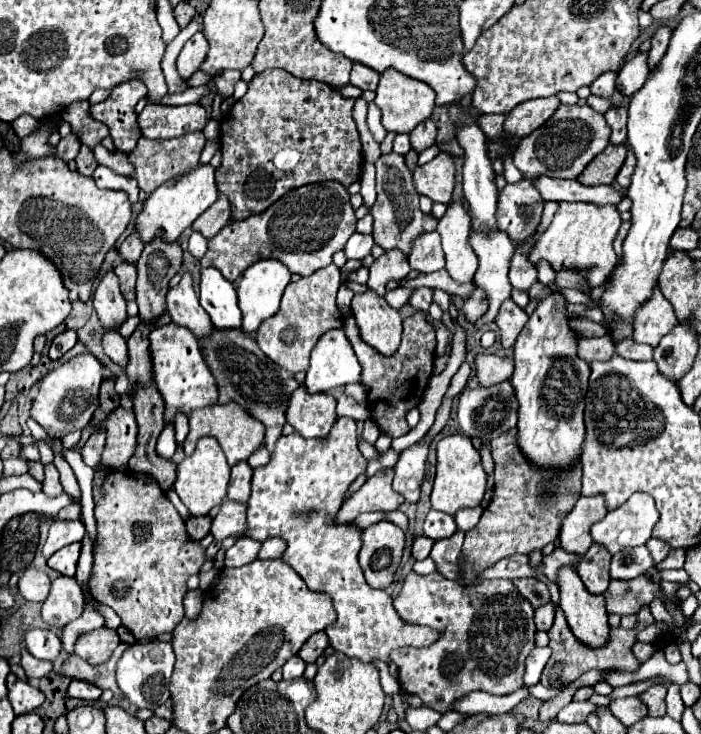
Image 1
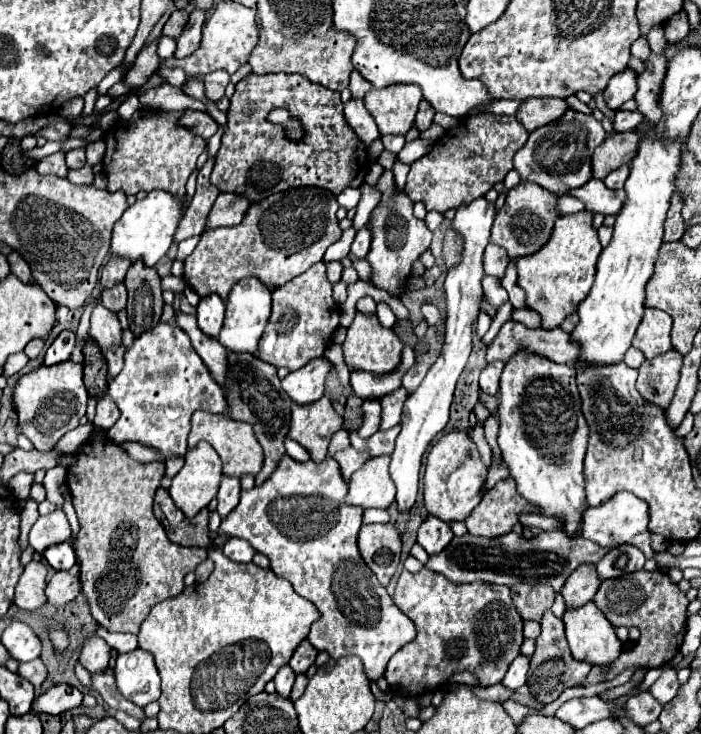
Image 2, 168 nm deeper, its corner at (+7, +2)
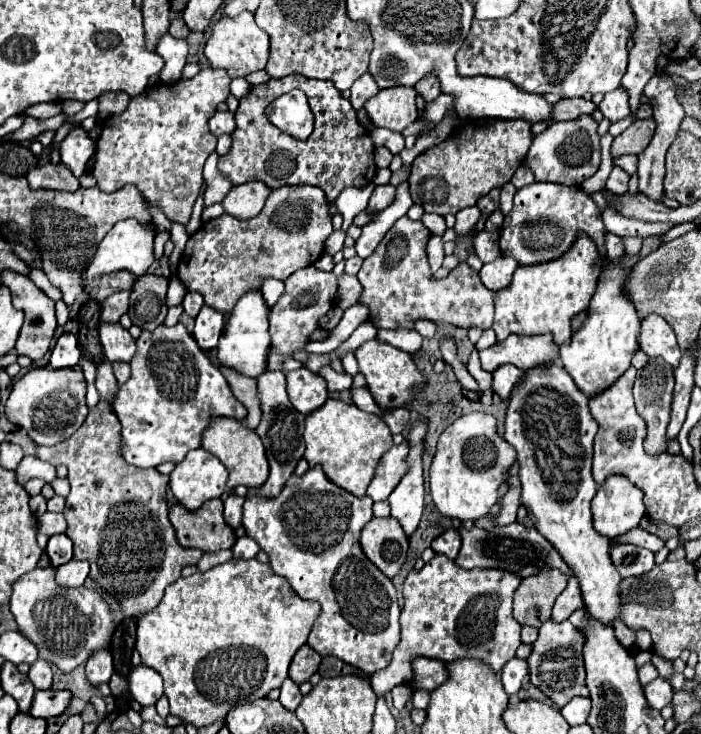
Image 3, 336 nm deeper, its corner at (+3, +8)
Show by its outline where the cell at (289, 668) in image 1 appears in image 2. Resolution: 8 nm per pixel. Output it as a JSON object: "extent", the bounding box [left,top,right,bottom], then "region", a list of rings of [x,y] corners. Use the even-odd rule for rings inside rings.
{"extent":[275,666,295,698],"region":[[[283,666],[277,676],[275,676],[275,688],[277,688],[277,694],[283,696],[283,698],[289,698],[291,696],[291,688],[293,688],[293,682],[295,682],[295,672],[289,668],[289,666]]]}

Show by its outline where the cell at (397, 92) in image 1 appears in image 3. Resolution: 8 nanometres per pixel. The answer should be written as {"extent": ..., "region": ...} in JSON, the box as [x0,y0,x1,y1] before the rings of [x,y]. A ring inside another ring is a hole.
{"extent":[365,86,419,132],"region":[[[393,86],[387,90],[379,90],[373,98],[369,98],[365,102],[365,110],[375,126],[389,128],[393,132],[403,132],[419,118],[415,98],[415,88]]]}

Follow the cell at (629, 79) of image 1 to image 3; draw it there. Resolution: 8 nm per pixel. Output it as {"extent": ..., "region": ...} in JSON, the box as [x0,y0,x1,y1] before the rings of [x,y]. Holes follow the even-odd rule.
{"extent":[599,86,631,122],"region":[[[621,86],[617,90],[611,90],[605,94],[603,102],[599,104],[599,110],[603,112],[605,118],[609,118],[611,122],[617,122],[625,116],[631,114],[629,110],[629,100],[627,100],[627,94],[625,90],[621,90]]]}

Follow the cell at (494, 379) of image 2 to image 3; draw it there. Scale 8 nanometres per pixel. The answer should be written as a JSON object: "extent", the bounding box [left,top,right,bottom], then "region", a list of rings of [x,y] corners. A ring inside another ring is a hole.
{"extent":[493,366,523,400],"region":[[[499,366],[493,372],[493,392],[497,392],[503,400],[509,398],[513,386],[523,378],[523,372],[517,366]]]}

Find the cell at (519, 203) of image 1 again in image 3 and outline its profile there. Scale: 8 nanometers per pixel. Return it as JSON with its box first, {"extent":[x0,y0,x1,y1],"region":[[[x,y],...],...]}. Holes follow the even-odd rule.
{"extent":[499,182,605,264],"region":[[[533,182],[517,190],[513,210],[503,220],[499,238],[501,254],[515,258],[519,264],[547,262],[561,256],[573,244],[577,230],[591,236],[597,242],[599,252],[605,256],[605,226],[601,220],[601,212],[593,204],[591,196],[587,196],[581,188],[575,186],[553,186],[551,182]]]}

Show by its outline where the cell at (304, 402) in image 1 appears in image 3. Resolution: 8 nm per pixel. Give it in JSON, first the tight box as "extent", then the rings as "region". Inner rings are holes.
{"extent":[305,398,393,496],"region":[[[329,398],[321,408],[305,416],[305,458],[309,466],[321,464],[327,478],[355,496],[365,496],[381,456],[393,446],[389,426],[375,414],[359,410],[355,404]]]}

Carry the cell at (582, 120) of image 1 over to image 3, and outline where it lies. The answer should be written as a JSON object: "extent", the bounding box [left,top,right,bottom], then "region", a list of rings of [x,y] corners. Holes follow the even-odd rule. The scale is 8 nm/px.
{"extent":[525,114,601,186],"region":[[[581,114],[581,118],[569,122],[553,122],[545,132],[537,134],[525,156],[525,164],[535,174],[535,180],[581,186],[583,180],[593,176],[599,170],[601,162],[601,136],[597,134],[597,126],[599,124],[591,114]]]}

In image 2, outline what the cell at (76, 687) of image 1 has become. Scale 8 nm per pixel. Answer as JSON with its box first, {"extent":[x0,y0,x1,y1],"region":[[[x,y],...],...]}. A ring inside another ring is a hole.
{"extent":[31,684,83,716],"region":[[[59,684],[59,686],[53,686],[47,692],[39,694],[35,698],[31,710],[35,714],[57,716],[57,714],[63,714],[67,710],[77,708],[81,704],[81,700],[83,700],[83,694],[77,688],[67,686],[67,684]]]}

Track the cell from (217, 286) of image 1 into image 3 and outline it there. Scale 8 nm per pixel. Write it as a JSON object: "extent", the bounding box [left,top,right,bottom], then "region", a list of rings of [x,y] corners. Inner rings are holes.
{"extent":[193,306,225,350],"region":[[[203,306],[195,318],[195,330],[193,330],[199,348],[213,350],[217,346],[223,326],[225,326],[225,316],[219,310],[213,310],[211,306]]]}

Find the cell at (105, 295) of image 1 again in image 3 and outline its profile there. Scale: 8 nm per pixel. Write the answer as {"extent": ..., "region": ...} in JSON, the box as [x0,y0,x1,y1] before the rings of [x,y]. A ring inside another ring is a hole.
{"extent":[99,322,135,362],"region":[[[101,322],[99,326],[99,336],[101,336],[101,346],[105,352],[105,358],[109,362],[121,360],[129,362],[135,354],[135,340],[131,338],[129,330],[125,330],[119,322]]]}

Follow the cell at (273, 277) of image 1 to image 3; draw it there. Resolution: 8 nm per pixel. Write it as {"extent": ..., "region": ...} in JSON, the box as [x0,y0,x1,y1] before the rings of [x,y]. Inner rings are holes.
{"extent":[217,290,269,378],"region":[[[249,290],[249,294],[243,294],[227,316],[225,330],[217,346],[217,358],[221,364],[257,378],[267,366],[269,342],[269,308],[265,306],[265,298],[261,298],[261,290]]]}

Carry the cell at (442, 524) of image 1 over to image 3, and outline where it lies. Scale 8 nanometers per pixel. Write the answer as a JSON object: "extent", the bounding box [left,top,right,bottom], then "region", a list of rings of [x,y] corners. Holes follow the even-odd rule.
{"extent":[431,528,461,558],"region":[[[449,528],[445,530],[443,534],[439,534],[437,538],[433,538],[431,542],[431,548],[437,552],[437,554],[445,554],[447,558],[455,558],[459,548],[461,548],[461,538],[459,538],[459,532],[455,528]]]}

